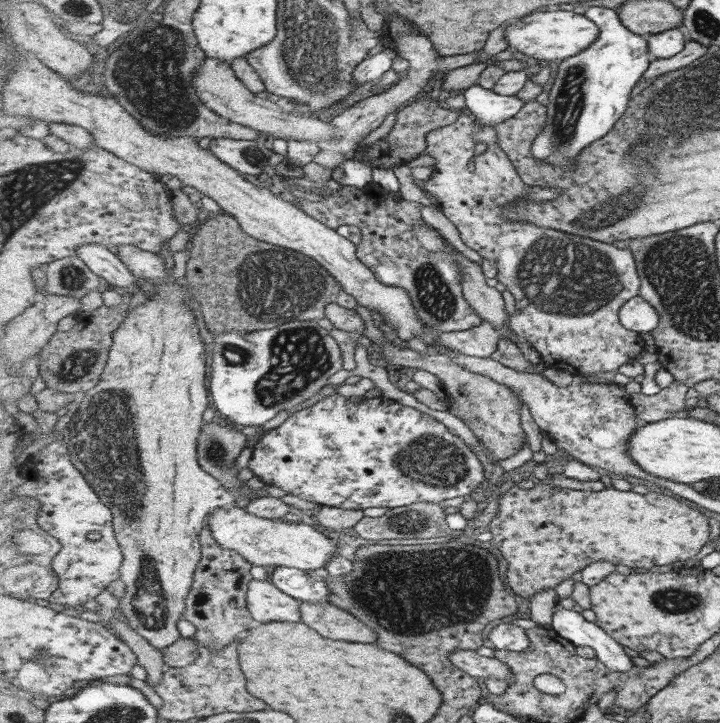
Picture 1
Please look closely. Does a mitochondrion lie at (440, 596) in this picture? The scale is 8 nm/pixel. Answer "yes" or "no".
yes

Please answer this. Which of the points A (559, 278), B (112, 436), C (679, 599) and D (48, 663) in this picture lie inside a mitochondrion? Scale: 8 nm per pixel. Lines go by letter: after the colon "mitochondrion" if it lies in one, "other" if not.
A: mitochondrion
B: mitochondrion
C: mitochondrion
D: mitochondrion

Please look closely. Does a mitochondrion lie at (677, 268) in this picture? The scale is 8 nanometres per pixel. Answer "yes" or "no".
yes

